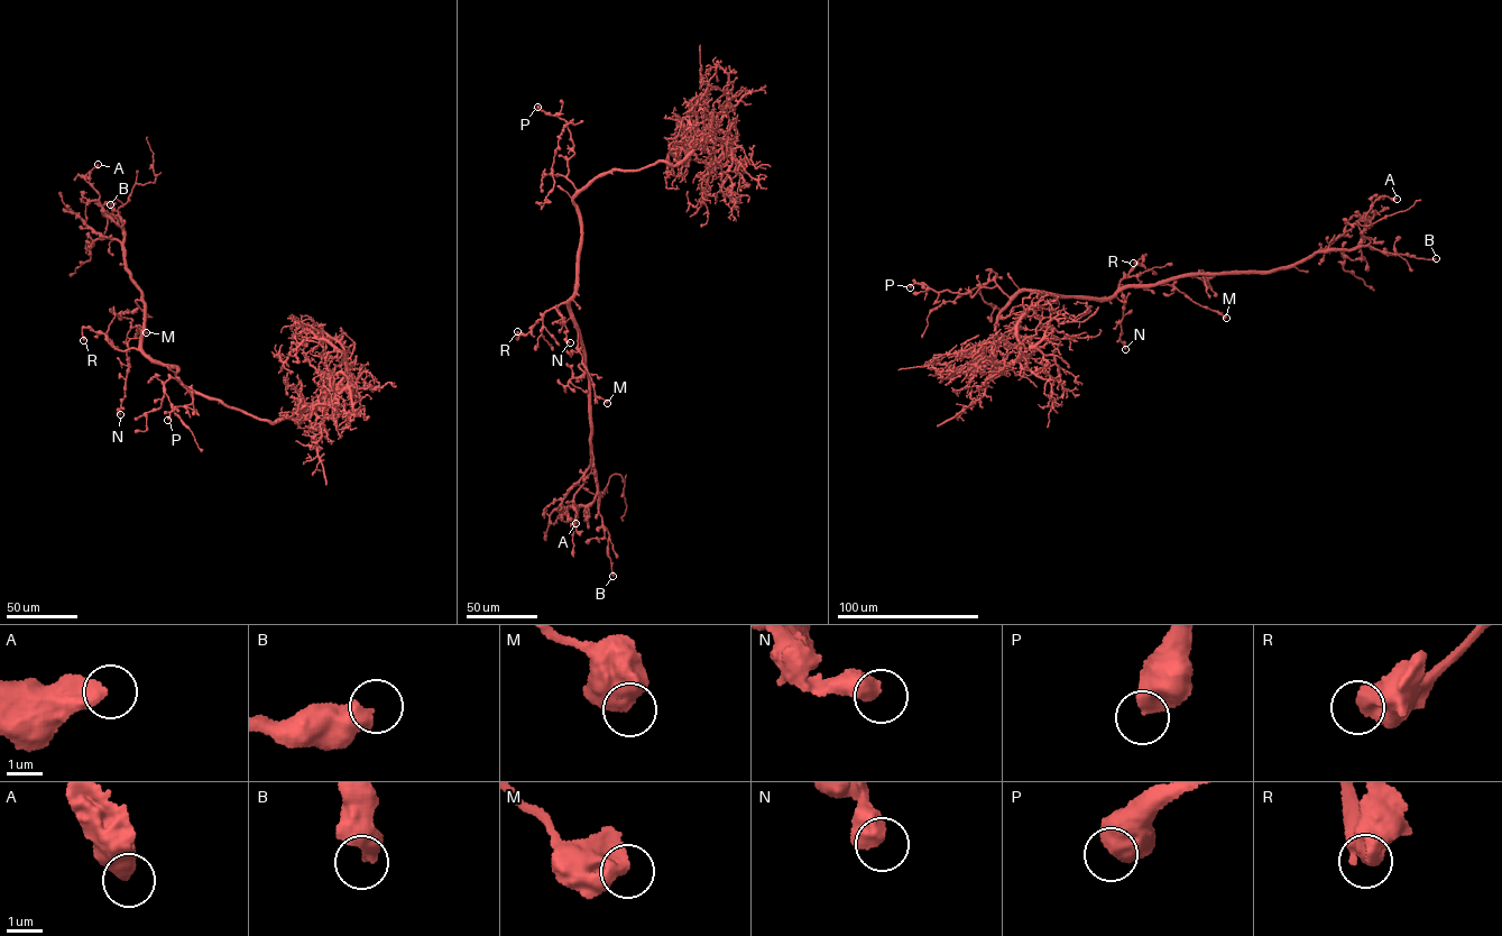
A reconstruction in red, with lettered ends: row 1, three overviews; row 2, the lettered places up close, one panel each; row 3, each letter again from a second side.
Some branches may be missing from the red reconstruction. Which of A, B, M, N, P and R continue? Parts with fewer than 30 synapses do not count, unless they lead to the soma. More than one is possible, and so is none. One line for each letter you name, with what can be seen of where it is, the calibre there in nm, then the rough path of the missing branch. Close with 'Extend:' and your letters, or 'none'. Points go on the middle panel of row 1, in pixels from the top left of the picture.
Extend: none

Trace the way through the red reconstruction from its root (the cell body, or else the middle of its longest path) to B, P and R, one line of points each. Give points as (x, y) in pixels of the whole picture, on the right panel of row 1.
B: (1088, 299), (1113, 296), (1127, 287), (1188, 275), (1286, 268), (1316, 253), (1361, 246), (1418, 258), (1436, 258)
P: (1088, 299), (1025, 291), (1008, 296), (996, 286), (979, 287), (971, 297), (923, 284), (910, 287)
R: (1088, 299), (1113, 295), (1118, 283), (1140, 264), (1144, 255), (1133, 263)

